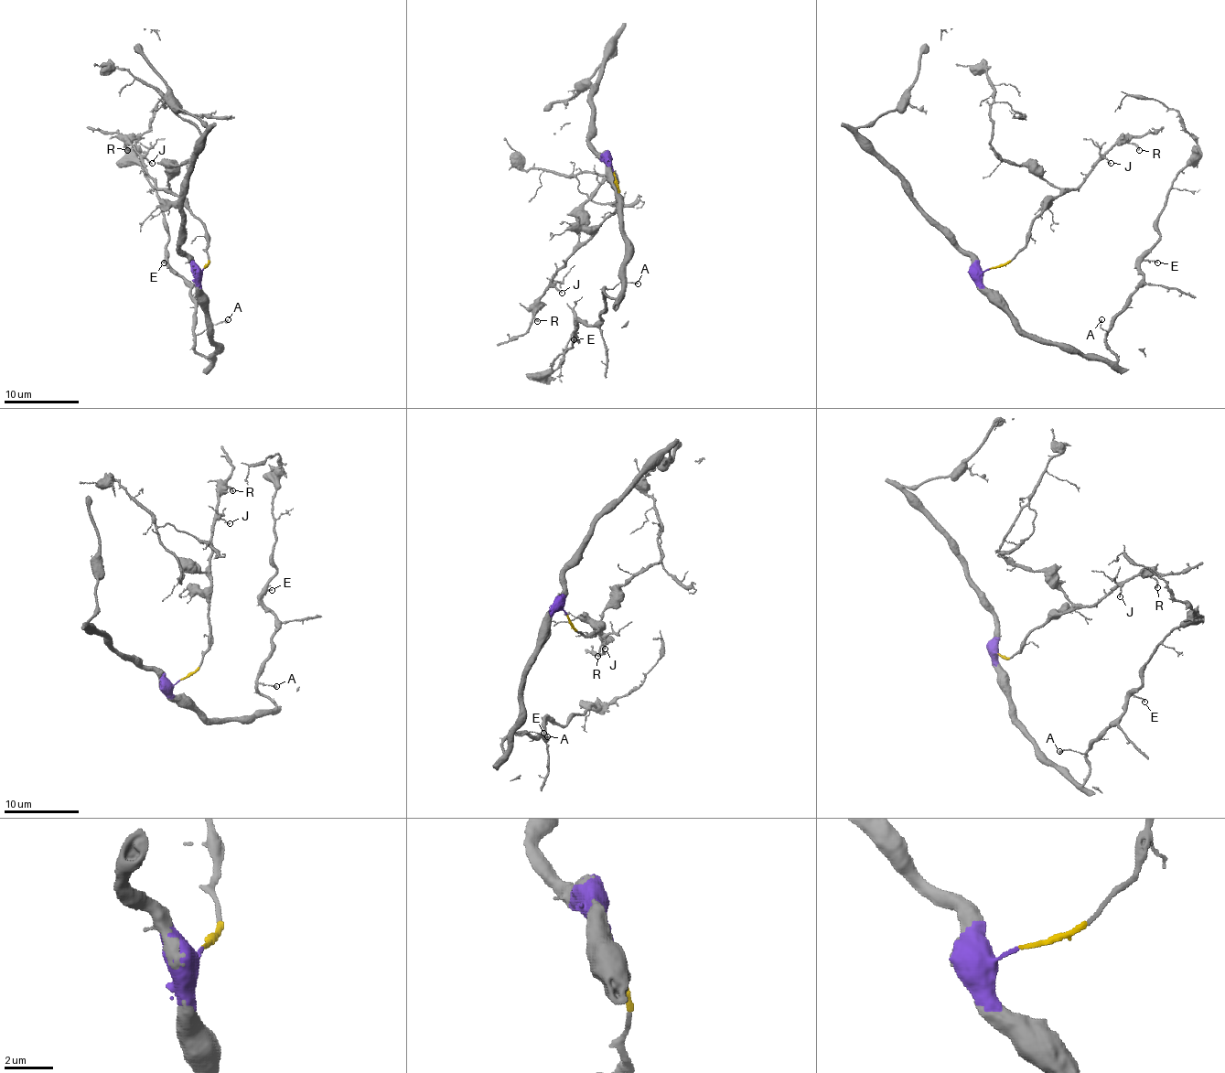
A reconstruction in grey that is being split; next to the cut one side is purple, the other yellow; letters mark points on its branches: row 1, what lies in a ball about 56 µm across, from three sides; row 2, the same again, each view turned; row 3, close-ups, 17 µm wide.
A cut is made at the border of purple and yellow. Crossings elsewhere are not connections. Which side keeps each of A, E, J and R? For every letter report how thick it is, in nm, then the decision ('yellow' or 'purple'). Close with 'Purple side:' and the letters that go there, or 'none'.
A: calibre 140 nm; purple
E: calibre 120 nm; purple
J: calibre 110 nm; yellow
R: calibre 180 nm; yellow
Purple side: A, E

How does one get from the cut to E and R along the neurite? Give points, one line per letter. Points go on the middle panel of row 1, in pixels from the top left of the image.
E: (612, 171), (626, 285), (610, 298), (603, 287), (601, 317), (594, 325), (578, 321), (573, 340)
R: (612, 173), (618, 199), (617, 209), (565, 259), (553, 284), (539, 298), (535, 314), (537, 321)

